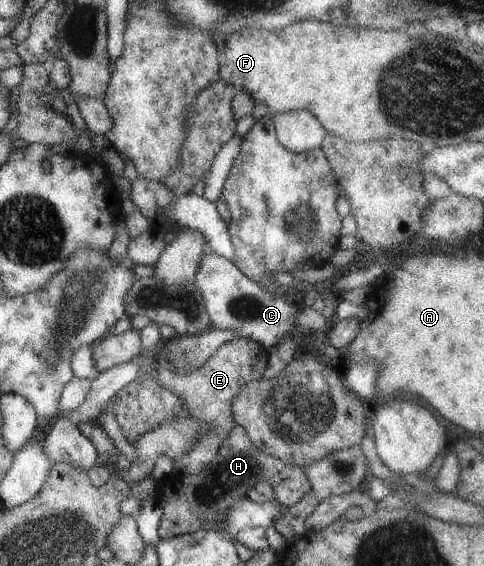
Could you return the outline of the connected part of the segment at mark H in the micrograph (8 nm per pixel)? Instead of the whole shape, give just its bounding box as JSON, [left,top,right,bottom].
[156,424,310,538]

